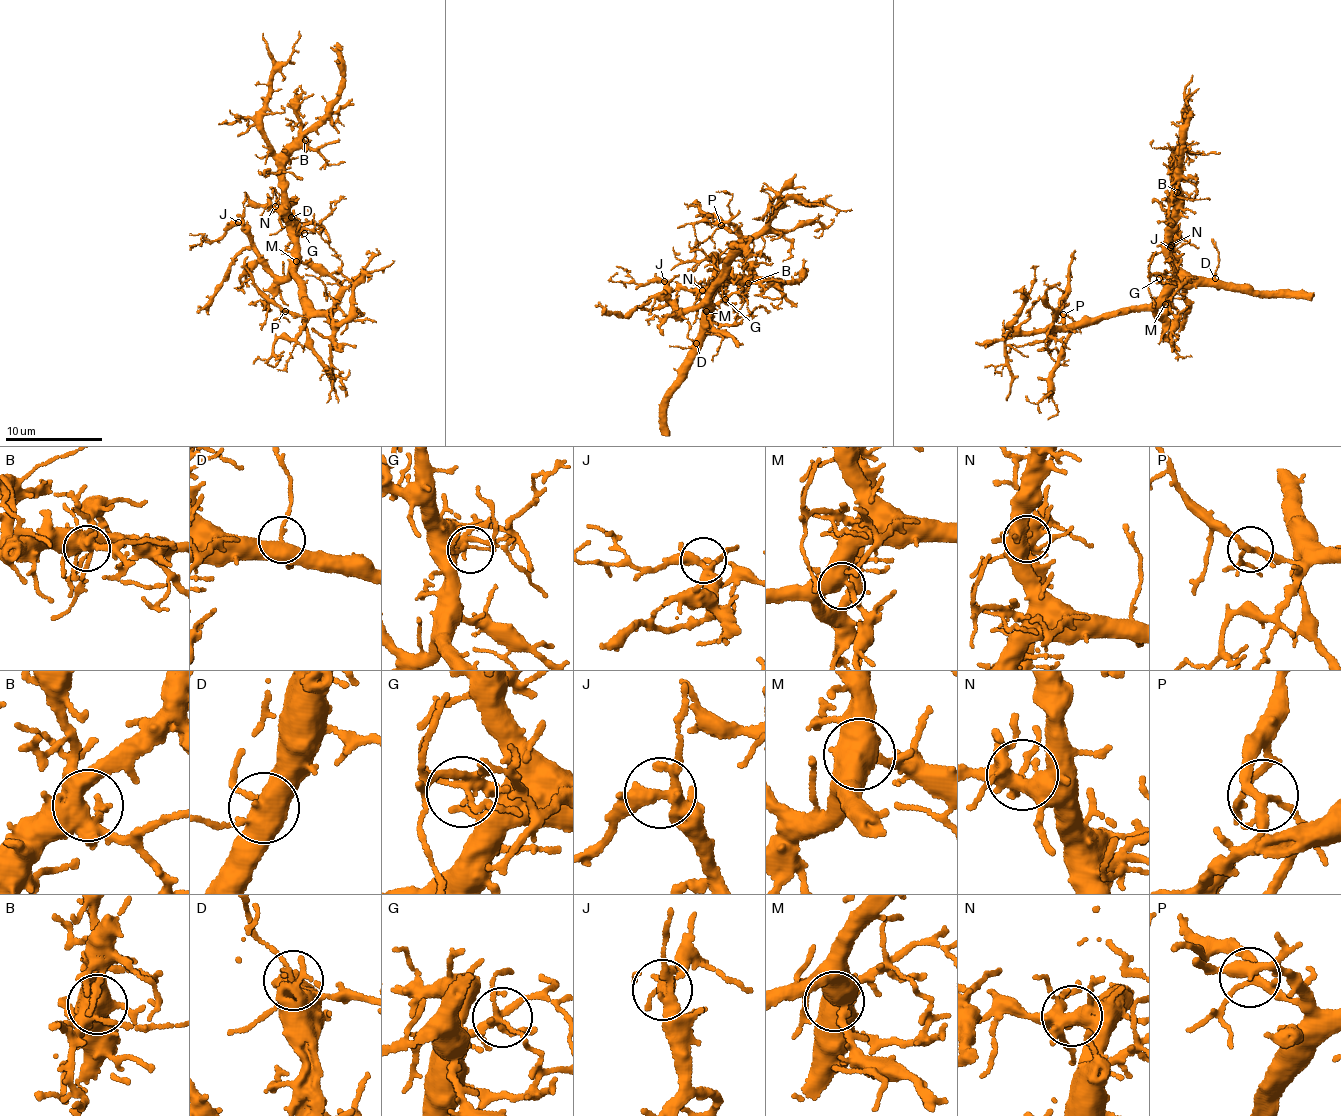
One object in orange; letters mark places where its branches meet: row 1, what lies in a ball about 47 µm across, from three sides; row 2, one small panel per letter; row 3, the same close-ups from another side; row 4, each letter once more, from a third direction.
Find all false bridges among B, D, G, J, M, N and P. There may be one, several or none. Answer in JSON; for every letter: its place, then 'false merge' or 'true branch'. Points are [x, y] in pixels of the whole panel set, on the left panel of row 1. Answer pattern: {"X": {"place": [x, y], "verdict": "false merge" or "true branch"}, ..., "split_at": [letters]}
{"B": {"place": [305, 140], "verdict": "true branch"}, "D": {"place": [291, 217], "verdict": "true branch"}, "G": {"place": [304, 233], "verdict": "true branch"}, "J": {"place": [238, 222], "verdict": "true branch"}, "M": {"place": [296, 261], "verdict": "true branch"}, "N": {"place": [275, 206], "verdict": "true branch"}, "P": {"place": [285, 311], "verdict": "true branch"}, "split_at": []}

